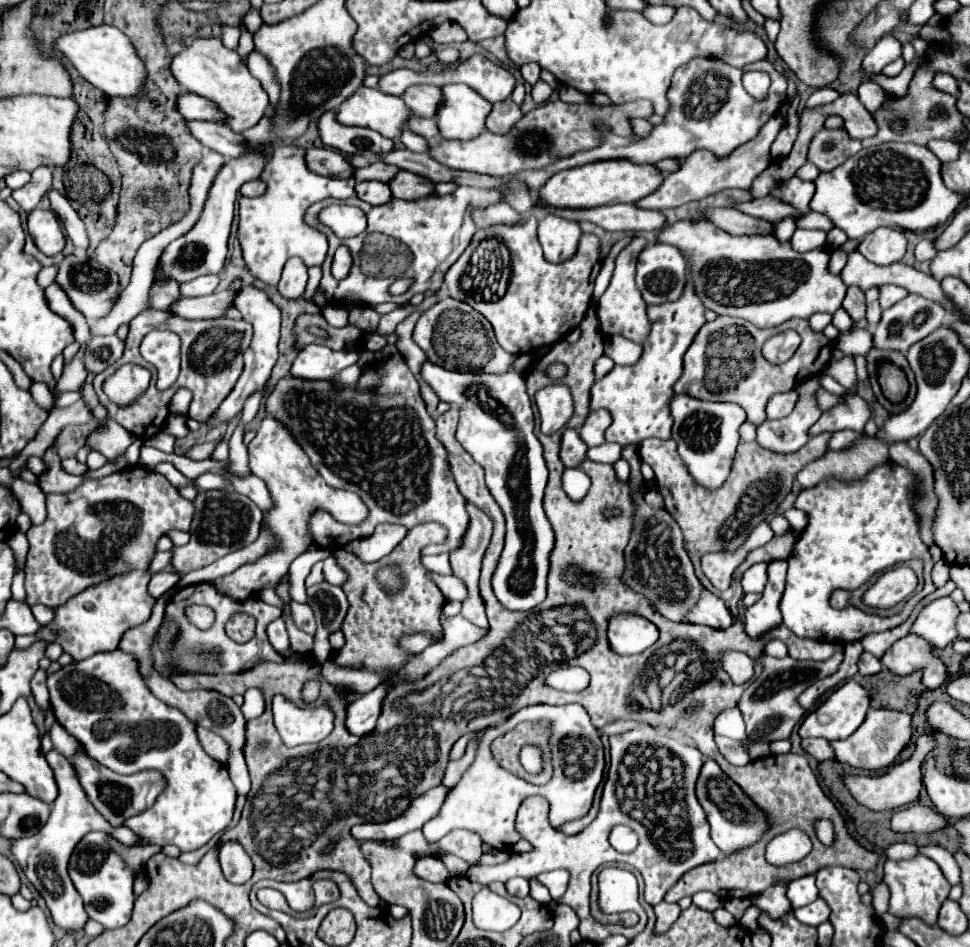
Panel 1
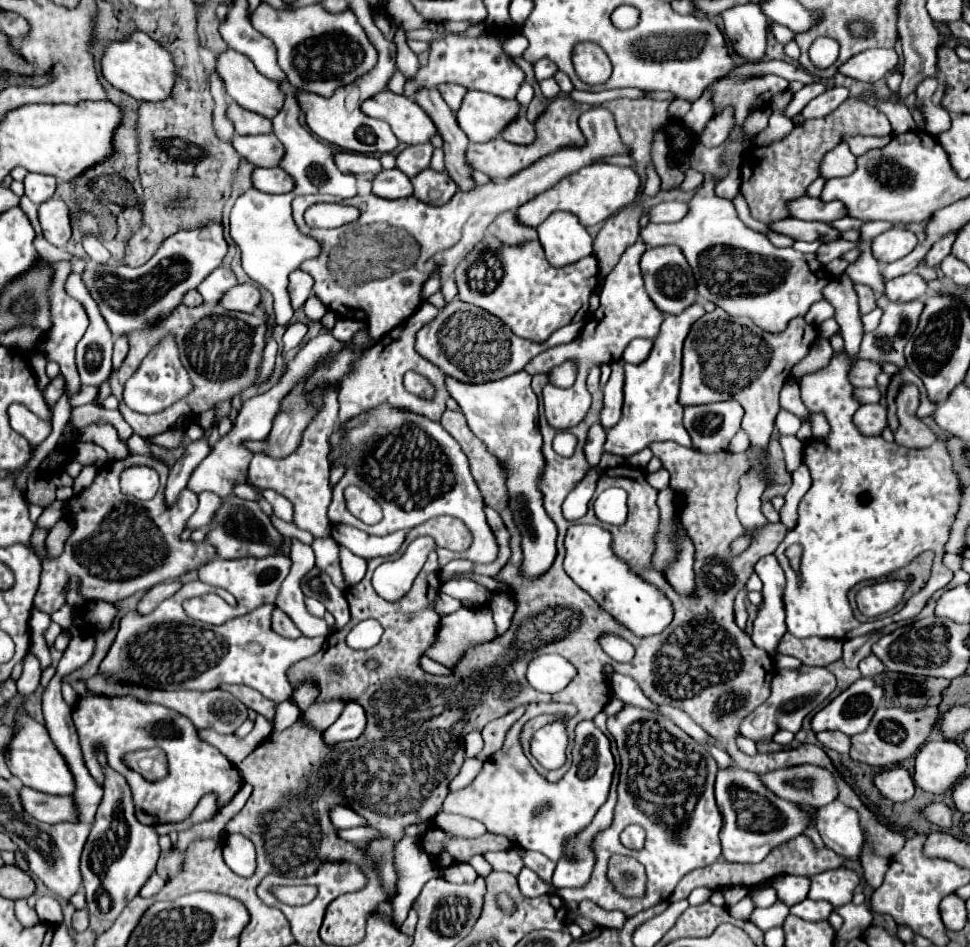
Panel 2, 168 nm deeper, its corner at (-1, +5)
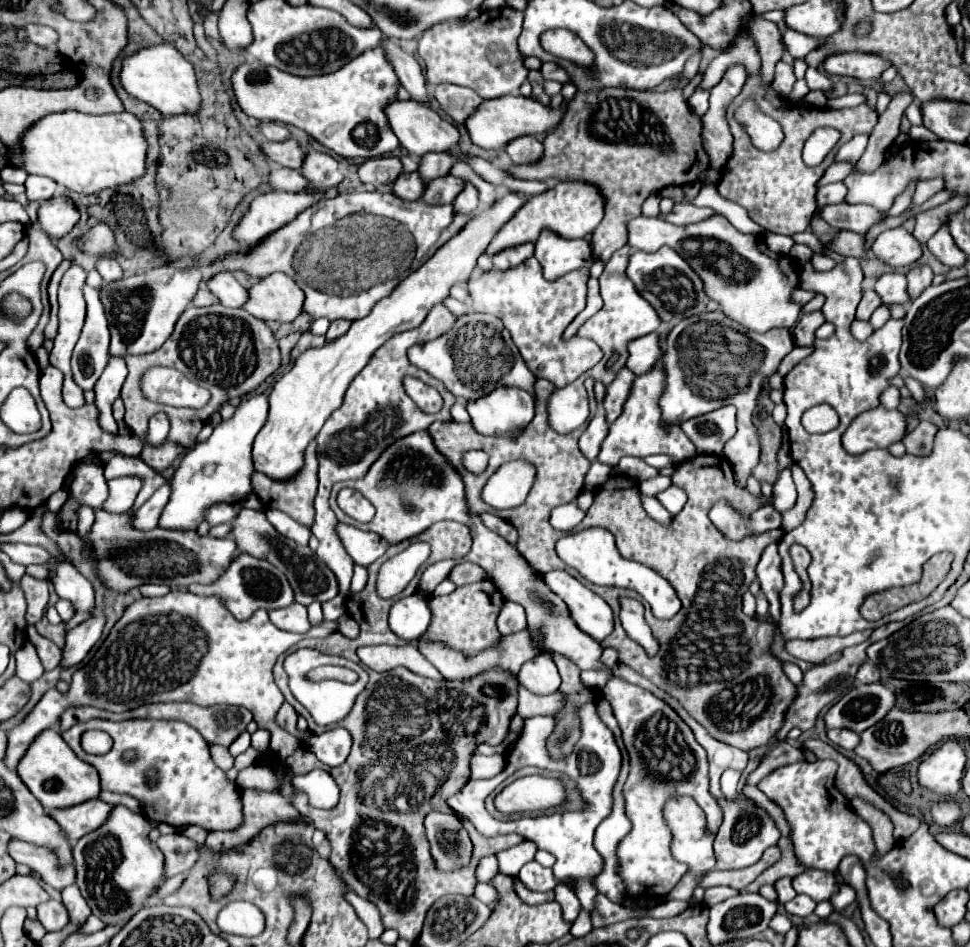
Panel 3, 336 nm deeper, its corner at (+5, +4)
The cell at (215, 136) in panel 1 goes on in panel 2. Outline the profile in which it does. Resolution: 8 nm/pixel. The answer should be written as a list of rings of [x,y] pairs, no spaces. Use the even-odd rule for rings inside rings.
[[[274,134],[234,136],[232,142],[234,142],[234,148],[240,150],[240,154],[256,166],[274,168],[280,164],[280,158],[284,156],[284,146]]]

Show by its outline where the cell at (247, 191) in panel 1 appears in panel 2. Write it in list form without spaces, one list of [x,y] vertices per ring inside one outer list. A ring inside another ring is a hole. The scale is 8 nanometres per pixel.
[[[256,168],[252,174],[252,182],[254,182],[254,188],[264,190],[268,194],[290,192],[294,186],[292,176],[280,168]]]

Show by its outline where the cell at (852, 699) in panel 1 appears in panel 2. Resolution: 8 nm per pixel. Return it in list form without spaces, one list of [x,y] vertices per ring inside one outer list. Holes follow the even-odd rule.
[[[860,678],[814,716],[812,728],[814,732],[840,730],[848,736],[860,734],[868,728],[882,698],[884,688],[880,684],[870,678]]]

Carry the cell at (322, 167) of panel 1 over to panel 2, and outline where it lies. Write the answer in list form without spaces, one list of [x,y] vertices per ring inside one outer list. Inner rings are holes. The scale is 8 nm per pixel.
[[[334,152],[336,166],[346,174],[360,176],[376,176],[382,170],[382,164],[376,156],[352,154],[352,152]]]

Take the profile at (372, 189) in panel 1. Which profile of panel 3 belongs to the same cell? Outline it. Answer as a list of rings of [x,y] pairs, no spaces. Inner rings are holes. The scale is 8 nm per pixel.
[[[402,173],[392,185],[392,193],[404,201],[416,201],[422,197],[422,187],[424,181],[418,179],[418,173]]]

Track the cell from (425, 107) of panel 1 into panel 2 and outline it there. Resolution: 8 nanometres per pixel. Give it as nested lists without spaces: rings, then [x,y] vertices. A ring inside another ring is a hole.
[[[440,84],[438,90],[440,90],[440,94],[444,96],[446,104],[452,108],[452,112],[456,112],[456,110],[460,108],[460,102],[464,100],[466,88],[460,86],[460,84]]]

